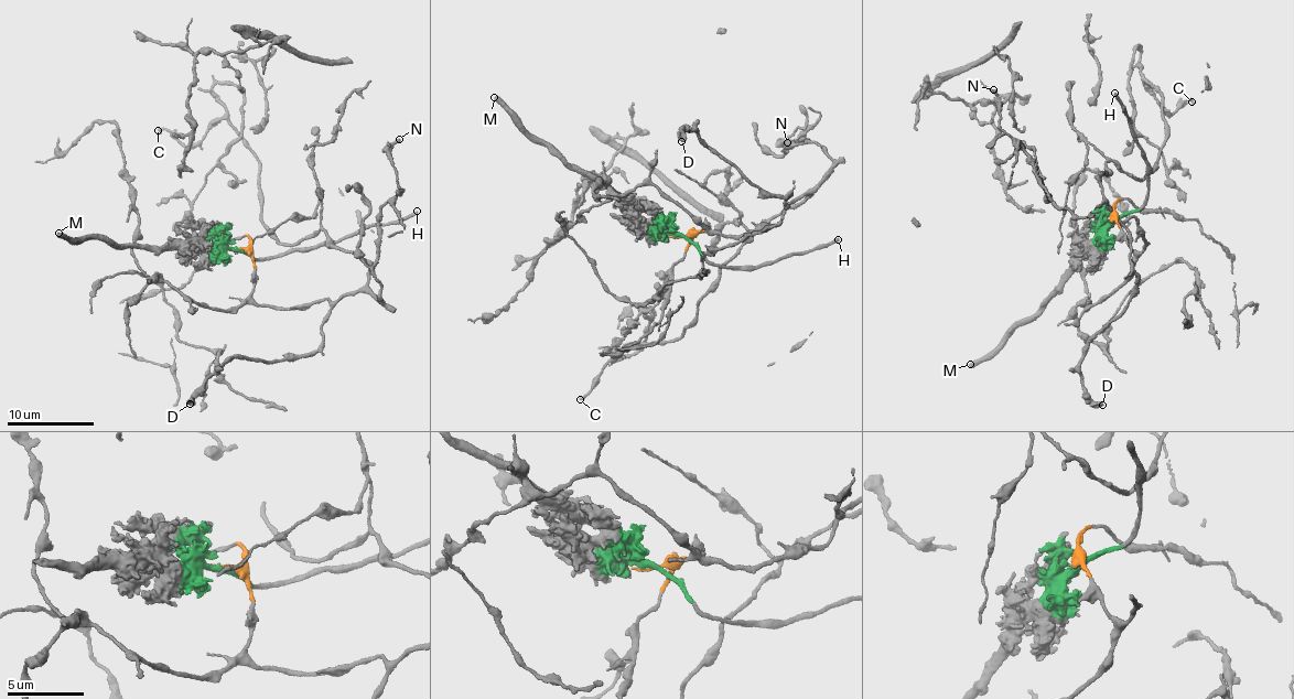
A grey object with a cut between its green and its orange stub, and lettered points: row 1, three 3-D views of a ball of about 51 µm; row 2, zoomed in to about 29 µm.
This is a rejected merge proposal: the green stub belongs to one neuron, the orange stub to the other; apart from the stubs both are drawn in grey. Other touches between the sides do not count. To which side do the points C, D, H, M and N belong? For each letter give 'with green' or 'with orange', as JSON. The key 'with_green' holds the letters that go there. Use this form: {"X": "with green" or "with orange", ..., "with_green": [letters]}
{"C": "with orange", "D": "with orange", "H": "with green", "M": "with green", "N": "with orange", "with_green": ["H", "M"]}

